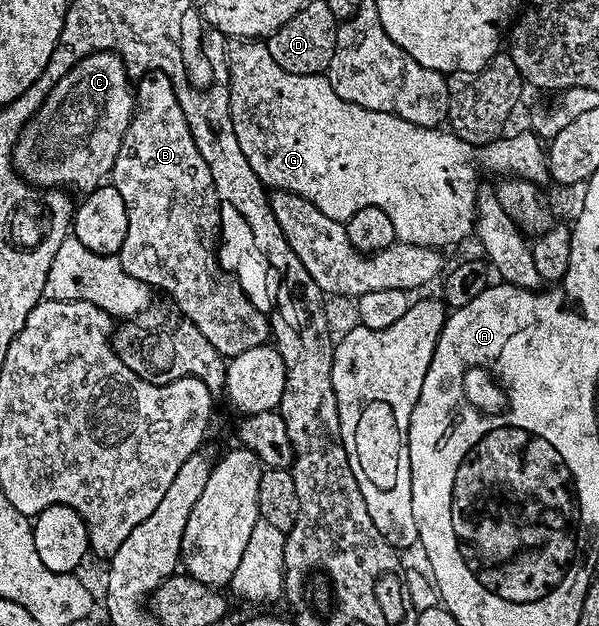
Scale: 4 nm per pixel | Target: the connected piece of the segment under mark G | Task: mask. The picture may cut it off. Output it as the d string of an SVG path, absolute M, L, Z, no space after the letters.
M241 39L230 44L227 49L227 64L229 66L229 117L233 120L233 133L235 144L243 147L243 155L247 155L247 163L259 175L262 183L273 191L284 191L293 193L297 197L302 197L305 201L310 201L323 215L327 215L333 221L342 223L348 222L354 213L358 213L363 207L379 207L391 219L393 224L393 235L396 240L406 241L412 245L428 245L430 247L442 247L441 245L453 245L456 241L461 241L465 236L472 234L475 229L475 210L477 208L477 198L479 186L477 187L477 169L473 166L473 161L469 158L469 145L465 141L460 141L456 137L458 134L444 133L444 128L438 127L428 129L419 127L402 117L396 117L394 113L384 113L383 111L371 111L358 105L347 103L335 95L331 87L328 76L312 73L311 75L295 75L291 71L283 71L275 59L271 59L271 51L268 44L261 39Z

